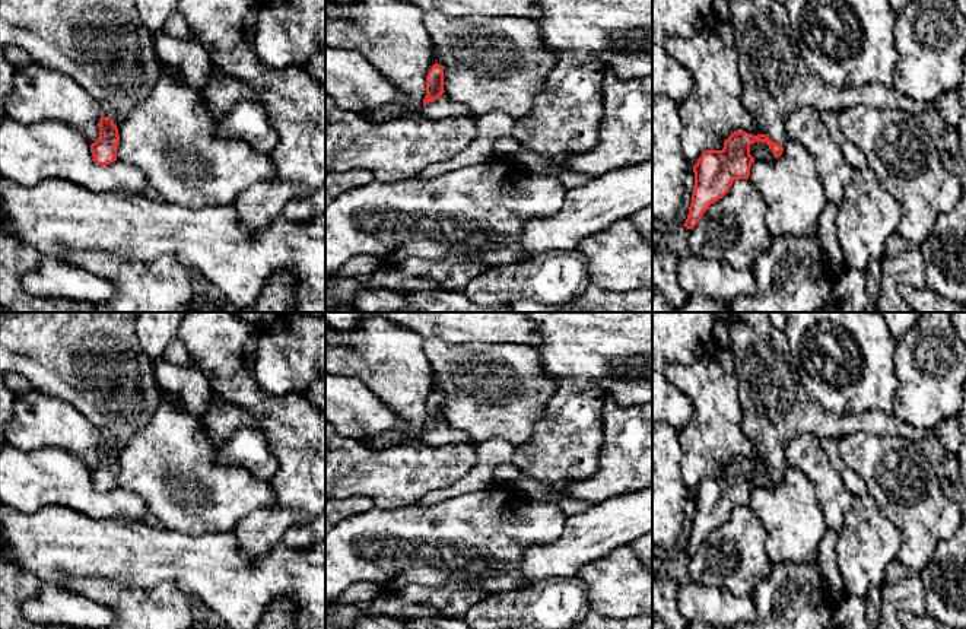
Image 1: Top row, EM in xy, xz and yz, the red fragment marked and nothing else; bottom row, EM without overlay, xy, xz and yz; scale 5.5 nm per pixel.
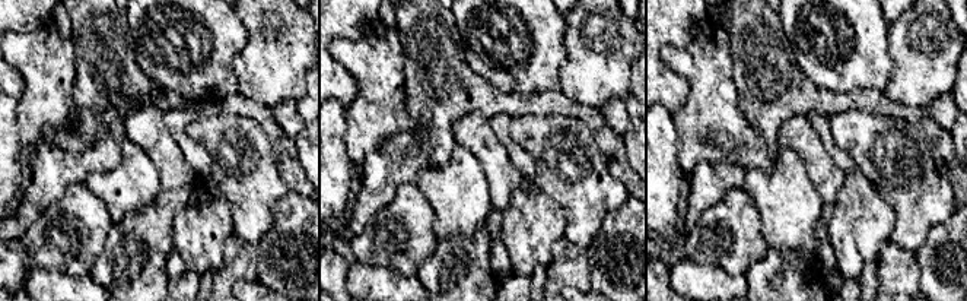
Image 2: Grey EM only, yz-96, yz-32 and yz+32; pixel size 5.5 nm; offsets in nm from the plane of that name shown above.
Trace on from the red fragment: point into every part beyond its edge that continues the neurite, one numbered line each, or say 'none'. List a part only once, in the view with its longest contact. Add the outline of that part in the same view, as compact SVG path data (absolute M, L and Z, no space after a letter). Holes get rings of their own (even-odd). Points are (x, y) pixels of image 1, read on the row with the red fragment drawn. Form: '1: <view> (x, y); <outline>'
1: xz (442, 107); M445 92L436 101L422 105L420 114L430 120L461 118L471 115L467 107L454 102Z

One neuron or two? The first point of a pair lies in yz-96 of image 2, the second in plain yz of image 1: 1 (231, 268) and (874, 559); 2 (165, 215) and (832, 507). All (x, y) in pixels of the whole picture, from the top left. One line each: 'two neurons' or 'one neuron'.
1: two neurons
2: one neuron

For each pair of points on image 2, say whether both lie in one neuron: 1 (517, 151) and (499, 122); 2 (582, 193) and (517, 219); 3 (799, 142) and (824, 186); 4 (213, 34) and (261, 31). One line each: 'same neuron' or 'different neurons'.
1: same neuron
2: different neurons
3: same neuron
4: different neurons

